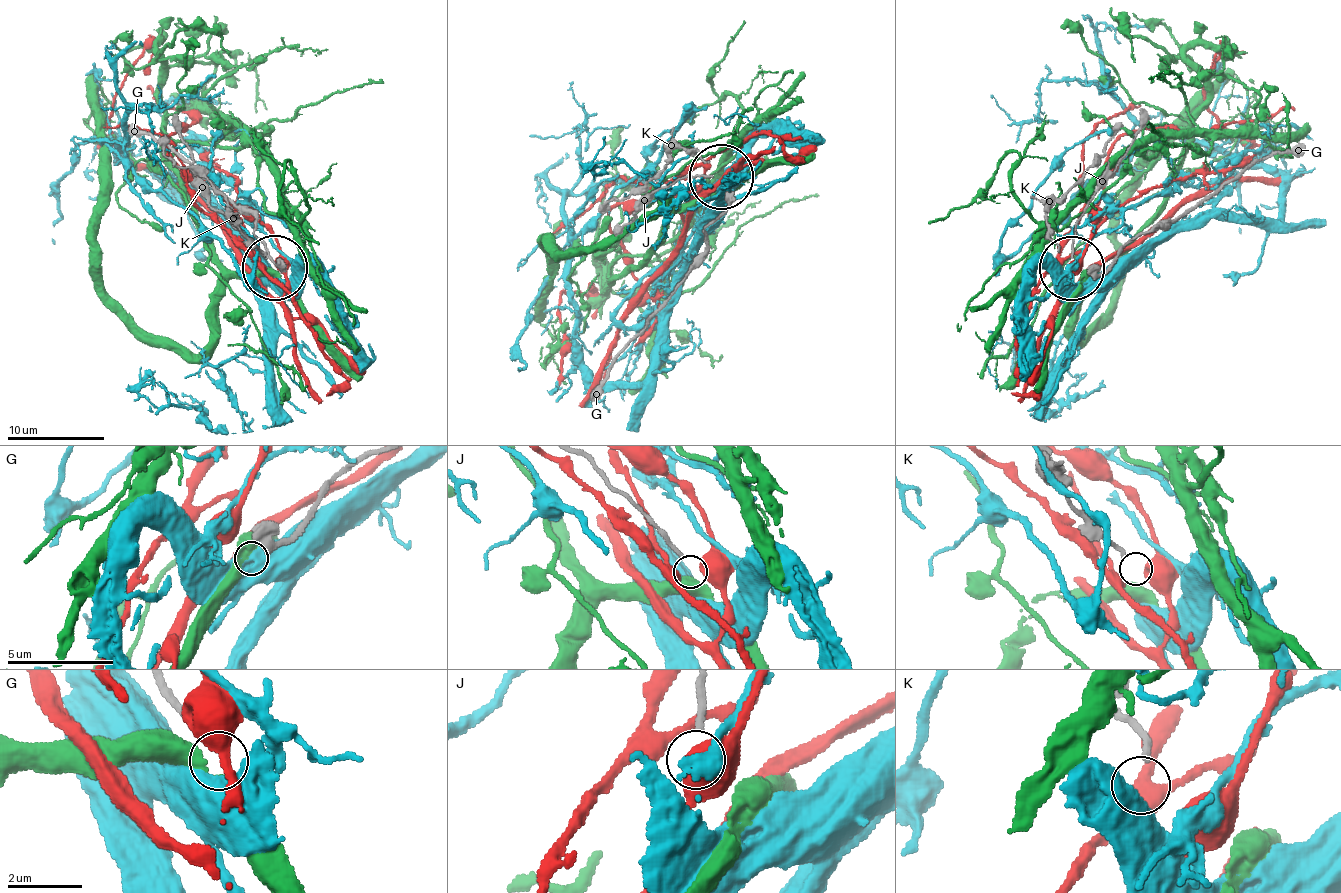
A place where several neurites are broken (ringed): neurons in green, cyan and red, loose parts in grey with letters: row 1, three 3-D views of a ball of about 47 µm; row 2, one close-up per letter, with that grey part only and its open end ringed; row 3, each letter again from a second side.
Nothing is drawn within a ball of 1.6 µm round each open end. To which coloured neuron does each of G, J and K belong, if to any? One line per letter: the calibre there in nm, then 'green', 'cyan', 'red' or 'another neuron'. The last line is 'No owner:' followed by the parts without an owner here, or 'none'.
G: 360 nm | another neuron
J: 180 nm | another neuron
K: 180 nm | another neuron
No owner: G, J, K

